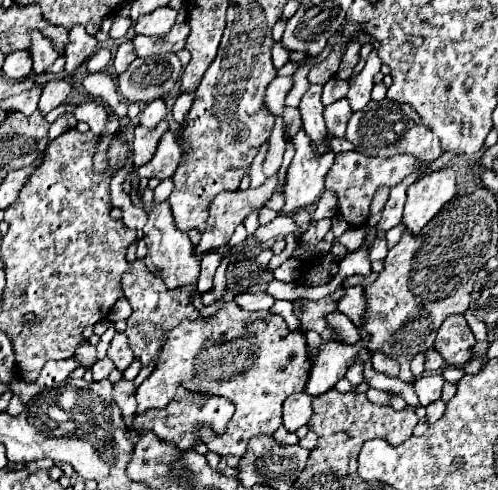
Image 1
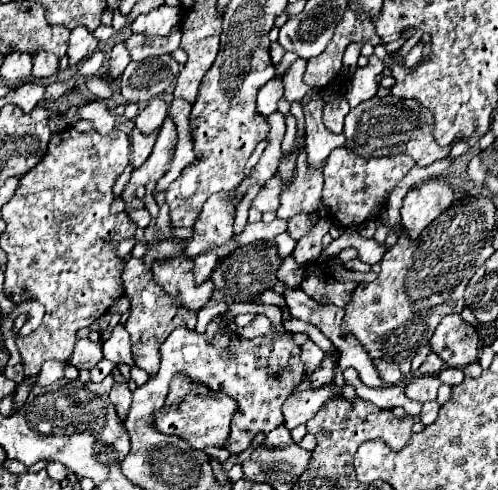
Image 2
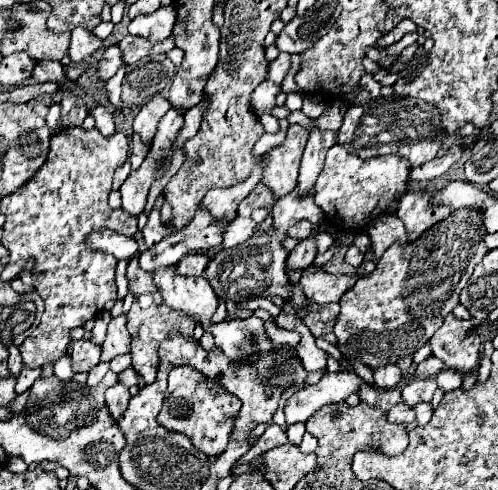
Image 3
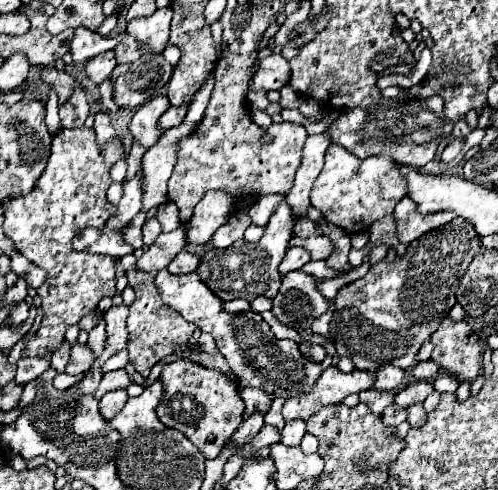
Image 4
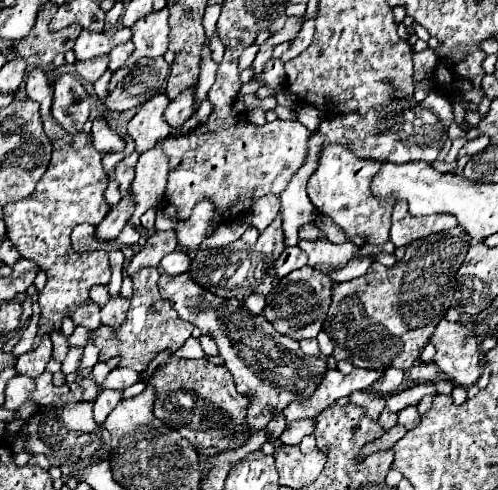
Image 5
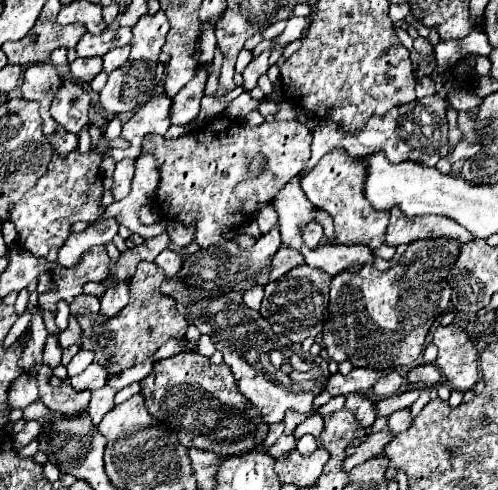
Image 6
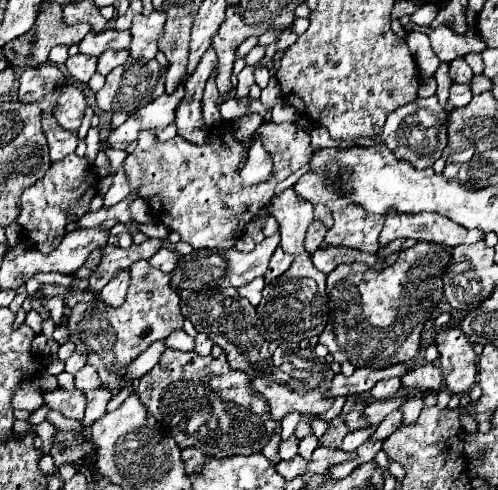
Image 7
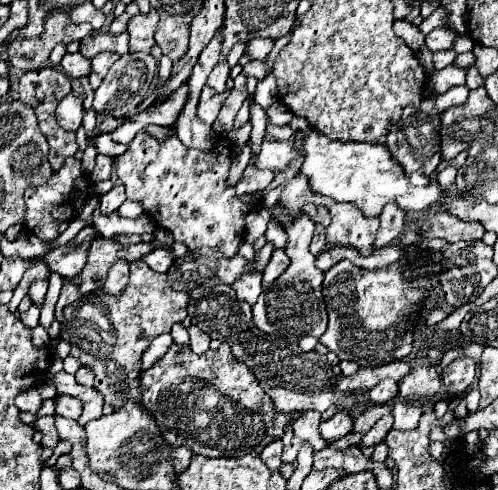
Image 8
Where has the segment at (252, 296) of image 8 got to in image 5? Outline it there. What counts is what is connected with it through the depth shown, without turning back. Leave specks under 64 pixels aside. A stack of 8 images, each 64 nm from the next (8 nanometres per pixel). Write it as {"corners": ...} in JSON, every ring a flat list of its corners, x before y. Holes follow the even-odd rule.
{"corners":[[252,294,244,301,244,304,253,314,261,314,264,304,266,304,266,298,264,298,264,295]]}

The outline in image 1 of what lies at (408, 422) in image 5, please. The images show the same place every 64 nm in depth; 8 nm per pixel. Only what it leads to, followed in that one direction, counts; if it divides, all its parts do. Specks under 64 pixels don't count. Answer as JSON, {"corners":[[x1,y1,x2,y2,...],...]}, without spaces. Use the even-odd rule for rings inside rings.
{"corners":[[436,400,432,404,426,406,426,418,428,418,428,424,434,424,438,418,444,416,444,410,446,410,446,404,442,400]]}

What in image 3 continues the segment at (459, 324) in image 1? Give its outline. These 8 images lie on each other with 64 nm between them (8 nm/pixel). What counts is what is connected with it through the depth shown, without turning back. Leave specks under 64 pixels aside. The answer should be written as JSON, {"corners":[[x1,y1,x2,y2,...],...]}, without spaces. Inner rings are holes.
{"corners":[[454,314,444,318,444,324,430,338,432,354,444,362,446,368,468,374,478,368,482,344,470,320,458,320]]}

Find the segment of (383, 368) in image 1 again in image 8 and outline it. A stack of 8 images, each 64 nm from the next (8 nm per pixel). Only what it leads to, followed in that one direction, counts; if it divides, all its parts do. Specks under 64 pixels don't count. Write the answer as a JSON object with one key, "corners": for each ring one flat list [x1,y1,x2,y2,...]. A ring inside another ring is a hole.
{"corners":[[388,378,384,382,380,382,378,386,374,386,370,390,370,400,374,404,388,404,388,402,394,402,398,396,398,382]]}

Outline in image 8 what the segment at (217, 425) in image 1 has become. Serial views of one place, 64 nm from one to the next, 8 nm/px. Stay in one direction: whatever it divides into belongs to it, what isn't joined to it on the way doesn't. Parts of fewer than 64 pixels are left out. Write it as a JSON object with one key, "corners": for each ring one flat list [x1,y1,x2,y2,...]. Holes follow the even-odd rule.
{"corners":[[172,344,168,352,146,372,140,374,140,388,142,388,142,406,154,416,162,436,172,446,186,446,194,454,220,458,240,458,246,454,260,454,272,440,280,440,284,434,284,426,290,420,296,420,300,414,278,414,272,408,272,400,260,388,258,380,252,372,232,358,230,346,222,344,218,350,208,350,206,354,198,356,188,346]]}

